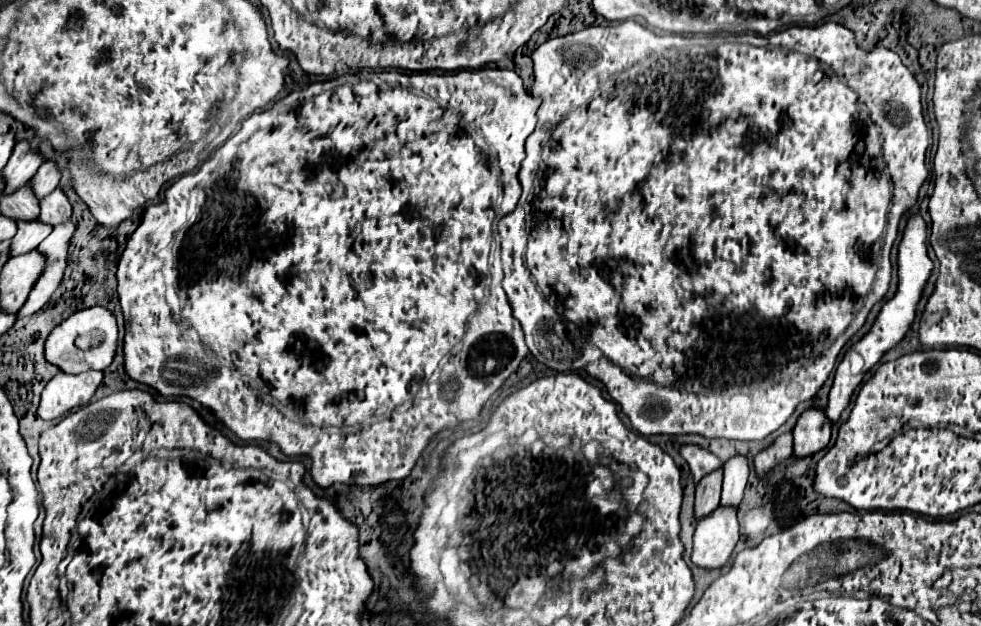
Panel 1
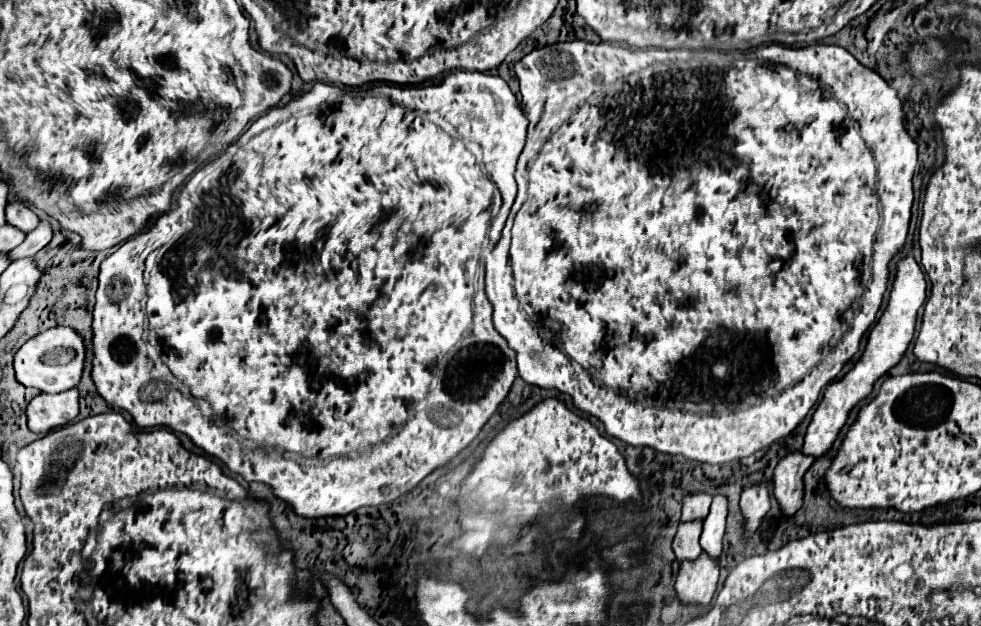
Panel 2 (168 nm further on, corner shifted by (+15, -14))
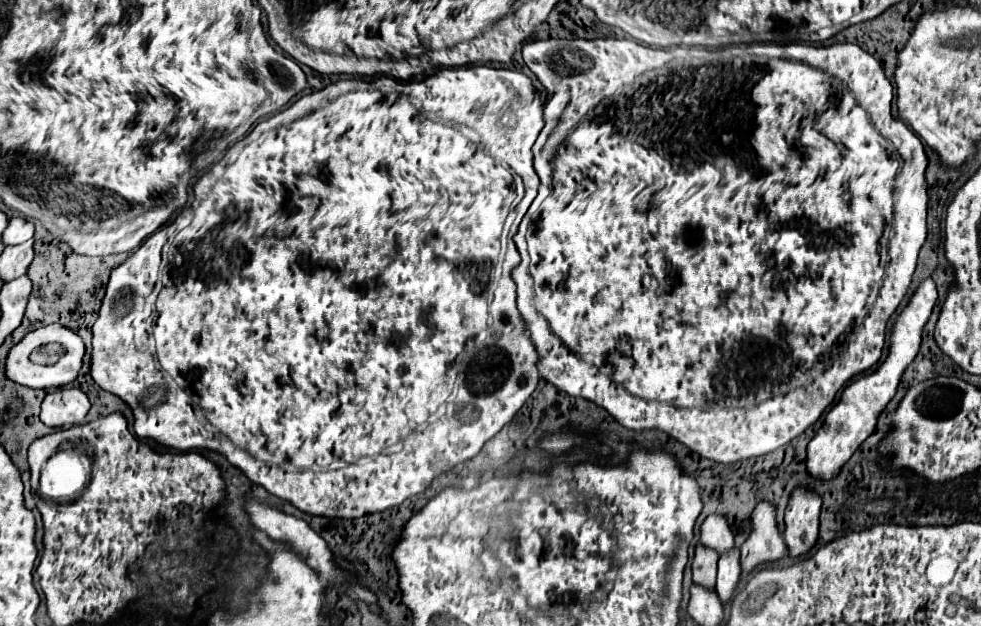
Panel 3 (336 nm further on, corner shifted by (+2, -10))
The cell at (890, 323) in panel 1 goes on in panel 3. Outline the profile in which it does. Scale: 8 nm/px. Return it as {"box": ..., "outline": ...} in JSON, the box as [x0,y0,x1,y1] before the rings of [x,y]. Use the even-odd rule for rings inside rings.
{"box":[807,279,937,481],"outline":[[[925,279],[915,295],[911,297],[909,305],[903,309],[899,319],[895,321],[893,335],[891,335],[891,345],[889,345],[889,355],[881,367],[877,367],[871,375],[865,375],[857,381],[853,381],[843,393],[839,403],[827,413],[821,429],[817,435],[811,439],[807,445],[807,473],[813,479],[819,481],[831,481],[833,477],[839,475],[841,467],[849,461],[849,457],[859,449],[859,445],[875,431],[877,417],[879,413],[887,407],[887,403],[893,399],[897,385],[901,381],[903,371],[909,367],[909,363],[915,359],[919,345],[921,345],[921,331],[931,315],[931,309],[937,301],[937,289],[933,279]]]}

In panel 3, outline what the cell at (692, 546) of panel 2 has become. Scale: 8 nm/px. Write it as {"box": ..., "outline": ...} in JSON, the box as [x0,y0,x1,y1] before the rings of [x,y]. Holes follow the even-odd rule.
{"box":[693,545,719,589],"outline":[[[697,545],[695,559],[693,559],[693,583],[707,589],[715,589],[717,559],[719,555],[713,555],[713,551],[709,551],[707,547]]]}

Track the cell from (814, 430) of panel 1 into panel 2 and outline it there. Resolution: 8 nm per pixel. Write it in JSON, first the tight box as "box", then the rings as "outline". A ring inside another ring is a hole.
{"box":[774,451,814,515],"outline":[[[792,451],[780,459],[774,469],[774,497],[778,499],[784,515],[796,513],[802,505],[802,477],[808,467],[814,463],[812,455],[804,455],[802,451]]]}

